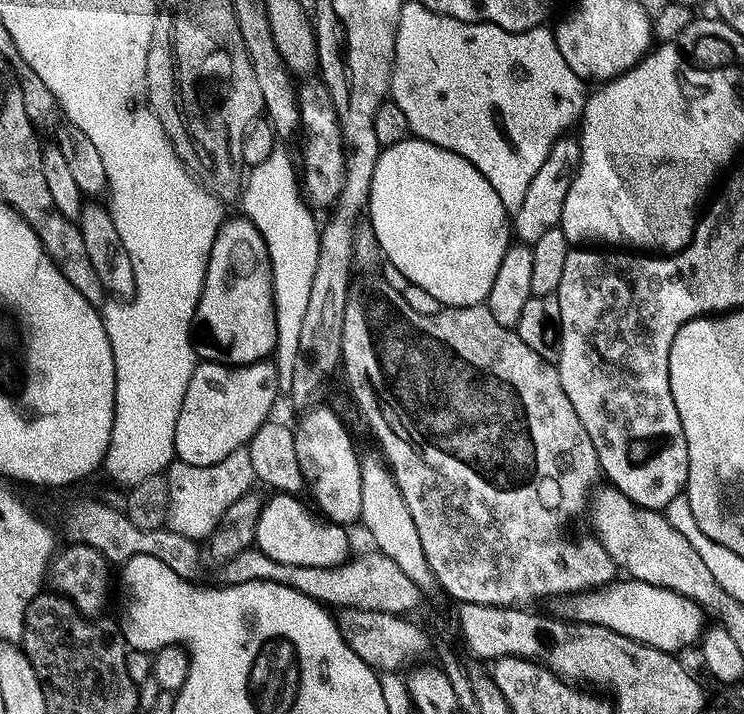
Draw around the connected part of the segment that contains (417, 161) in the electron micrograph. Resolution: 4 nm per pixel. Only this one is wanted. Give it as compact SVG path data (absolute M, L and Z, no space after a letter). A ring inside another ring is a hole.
M415 138L403 140L383 149L376 163L376 171L378 174L372 179L366 216L372 225L372 232L376 236L382 256L385 256L405 276L403 279L407 283L422 286L422 290L427 290L433 298L438 298L438 302L442 306L465 308L475 304L484 304L490 294L490 286L494 286L494 274L498 274L498 266L502 266L502 258L510 247L510 213L502 206L502 198L498 198L494 186L490 186L490 182L486 182L486 178L482 178L479 170L466 158L462 158L442 146L434 146L430 142Z

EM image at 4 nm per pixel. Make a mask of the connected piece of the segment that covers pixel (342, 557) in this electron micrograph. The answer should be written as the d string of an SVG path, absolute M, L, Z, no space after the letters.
M272 494L265 499L264 509L258 518L258 526L256 527L255 547L259 548L262 554L274 558L274 562L286 562L290 566L329 568L345 563L350 556L348 553L348 536L344 533L347 531L341 525L333 524L331 520L317 514L307 503L304 505L298 499L300 498L295 495L285 494Z

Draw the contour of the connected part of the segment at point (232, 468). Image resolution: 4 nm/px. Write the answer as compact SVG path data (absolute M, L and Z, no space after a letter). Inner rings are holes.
M247 447L234 450L234 454L226 454L222 462L214 462L210 466L190 466L173 459L166 469L166 479L169 490L167 527L194 541L211 536L222 514L226 514L238 498L253 491L257 483Z

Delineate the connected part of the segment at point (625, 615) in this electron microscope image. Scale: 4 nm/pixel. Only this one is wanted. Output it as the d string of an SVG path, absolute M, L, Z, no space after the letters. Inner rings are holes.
M631 578L617 579L593 591L565 595L559 604L559 615L563 619L575 620L577 624L606 626L640 644L673 654L680 654L683 648L690 647L692 643L695 645L706 629L706 613L699 604L679 596L674 590Z

